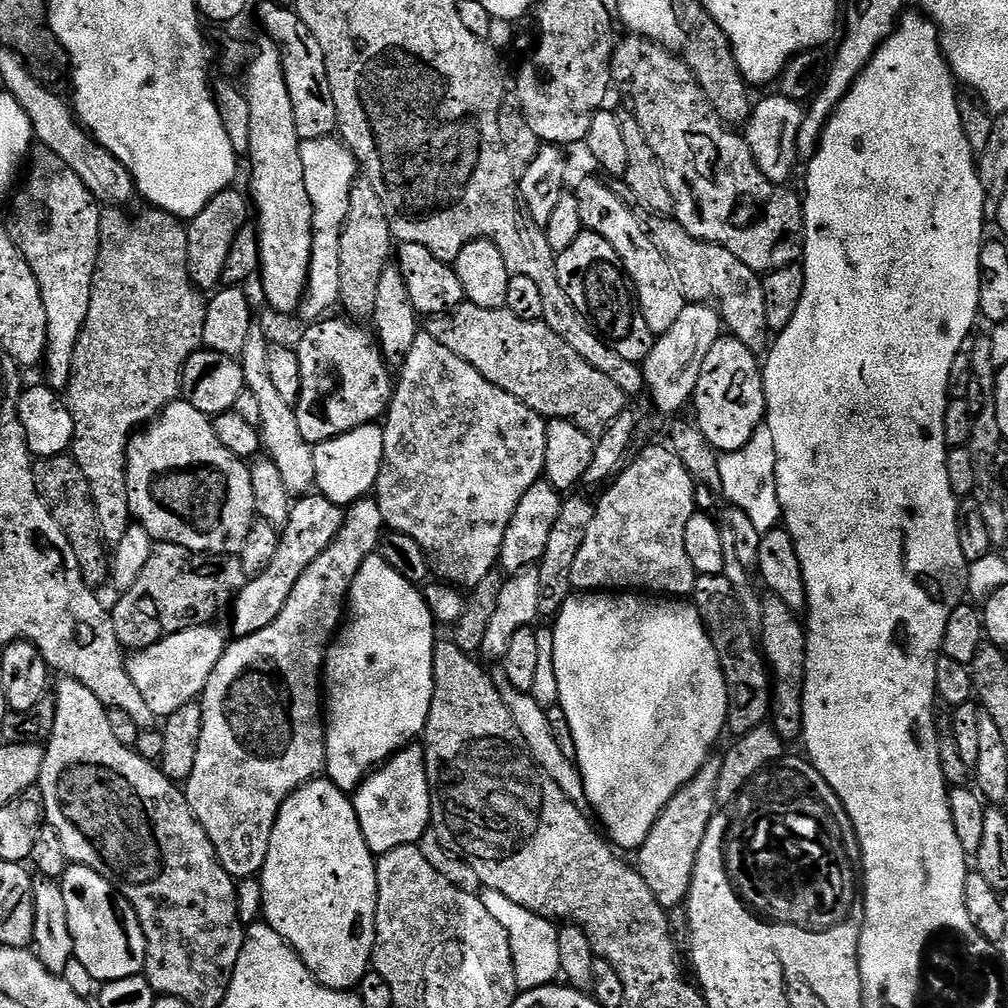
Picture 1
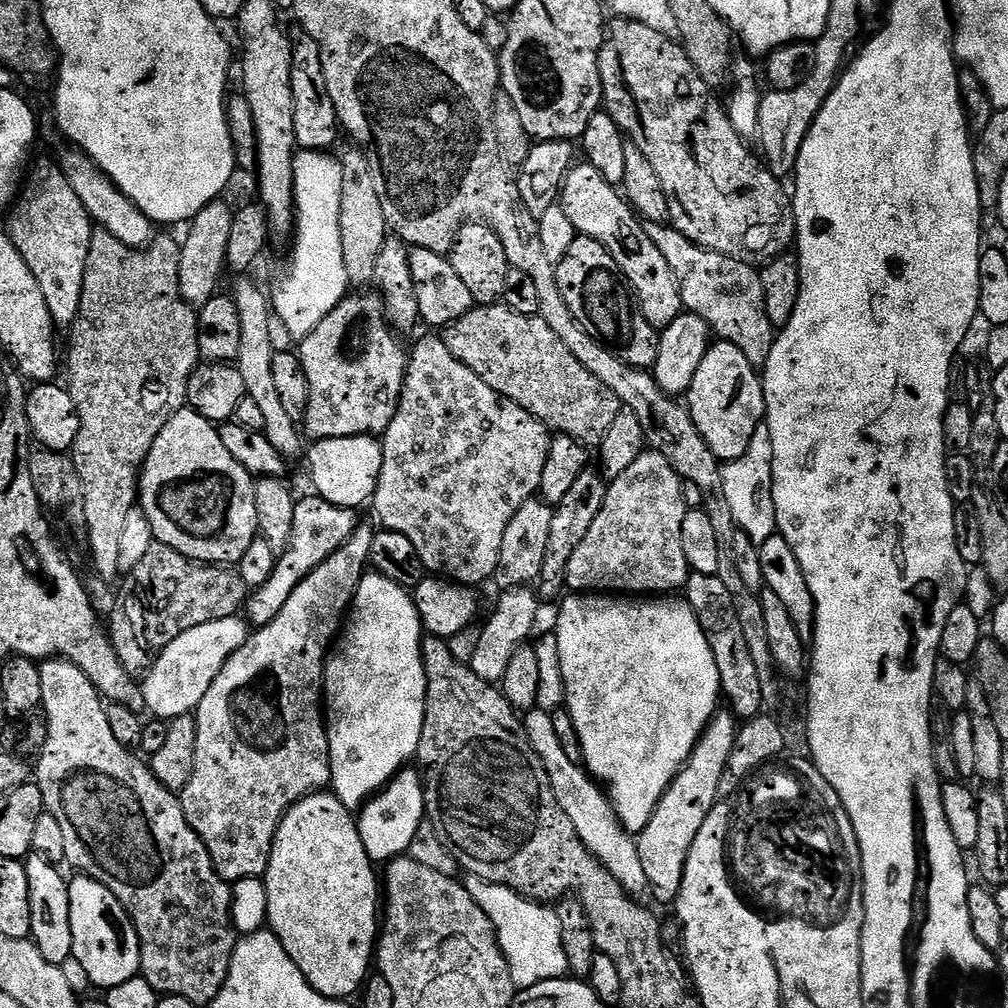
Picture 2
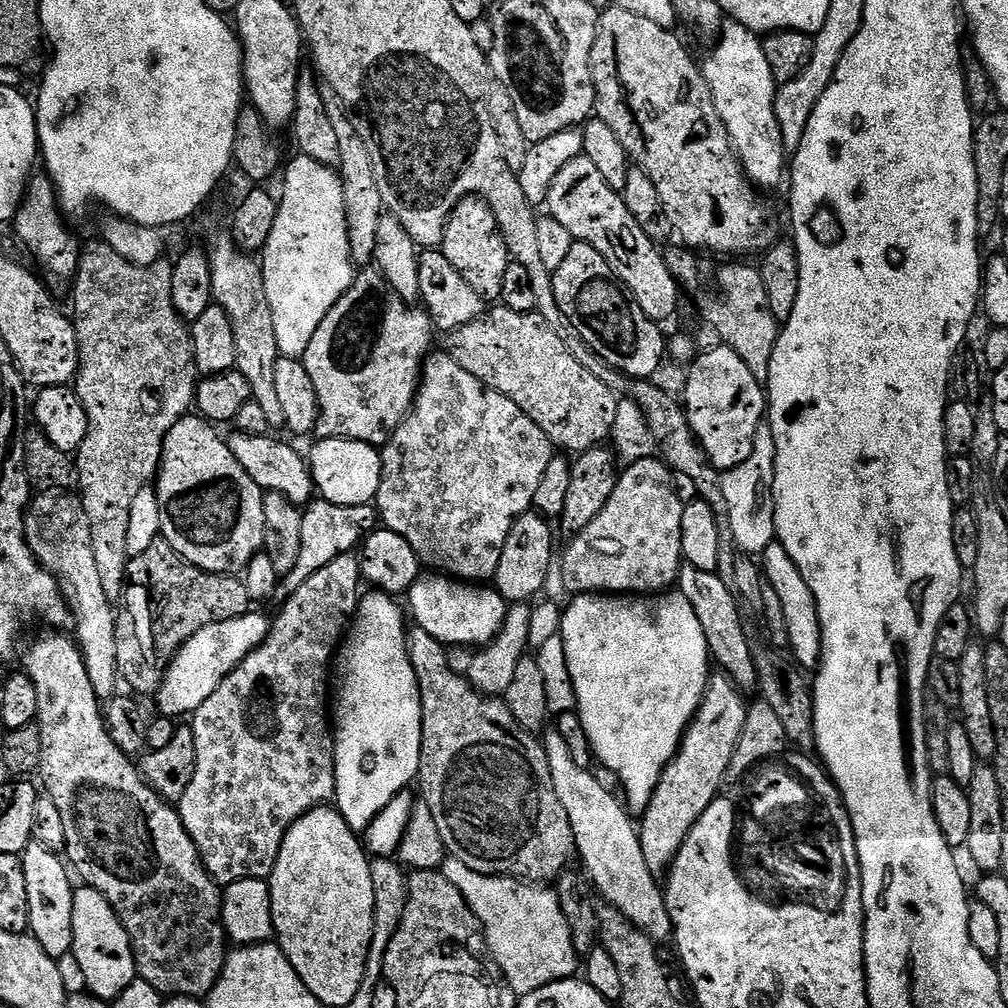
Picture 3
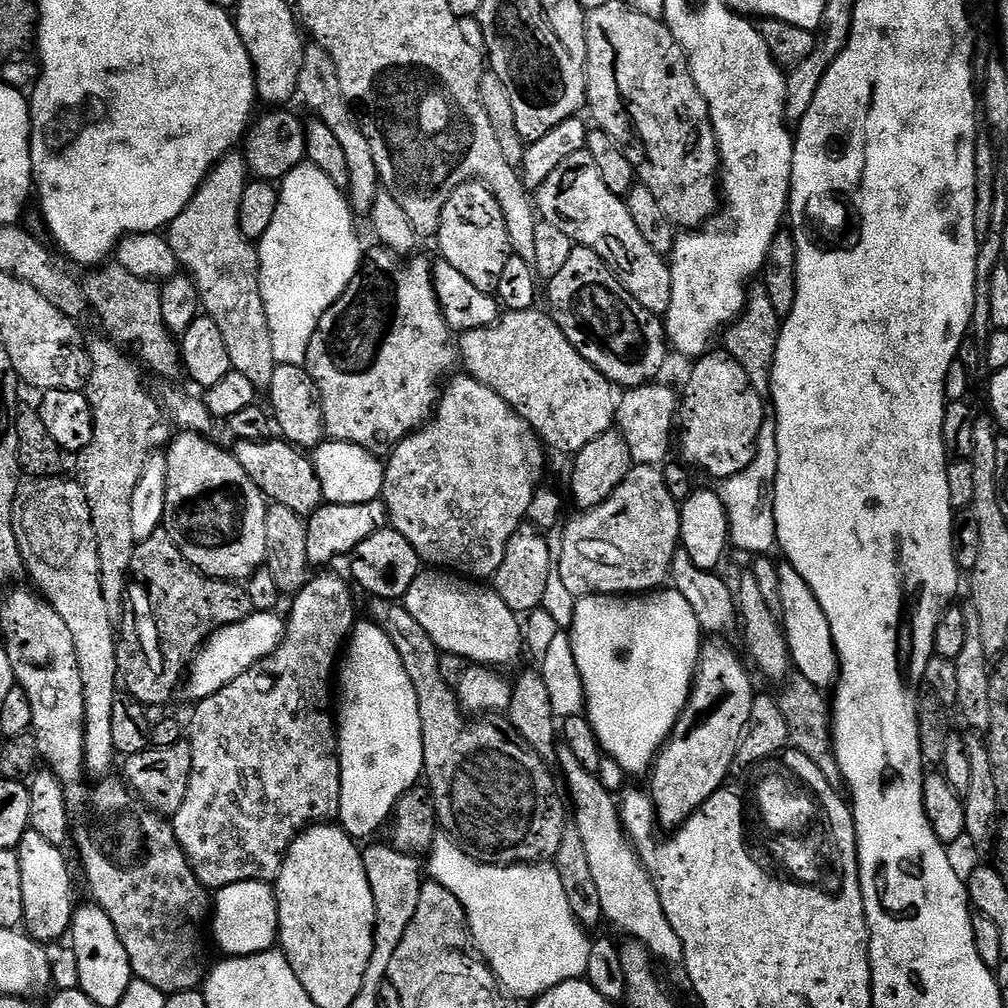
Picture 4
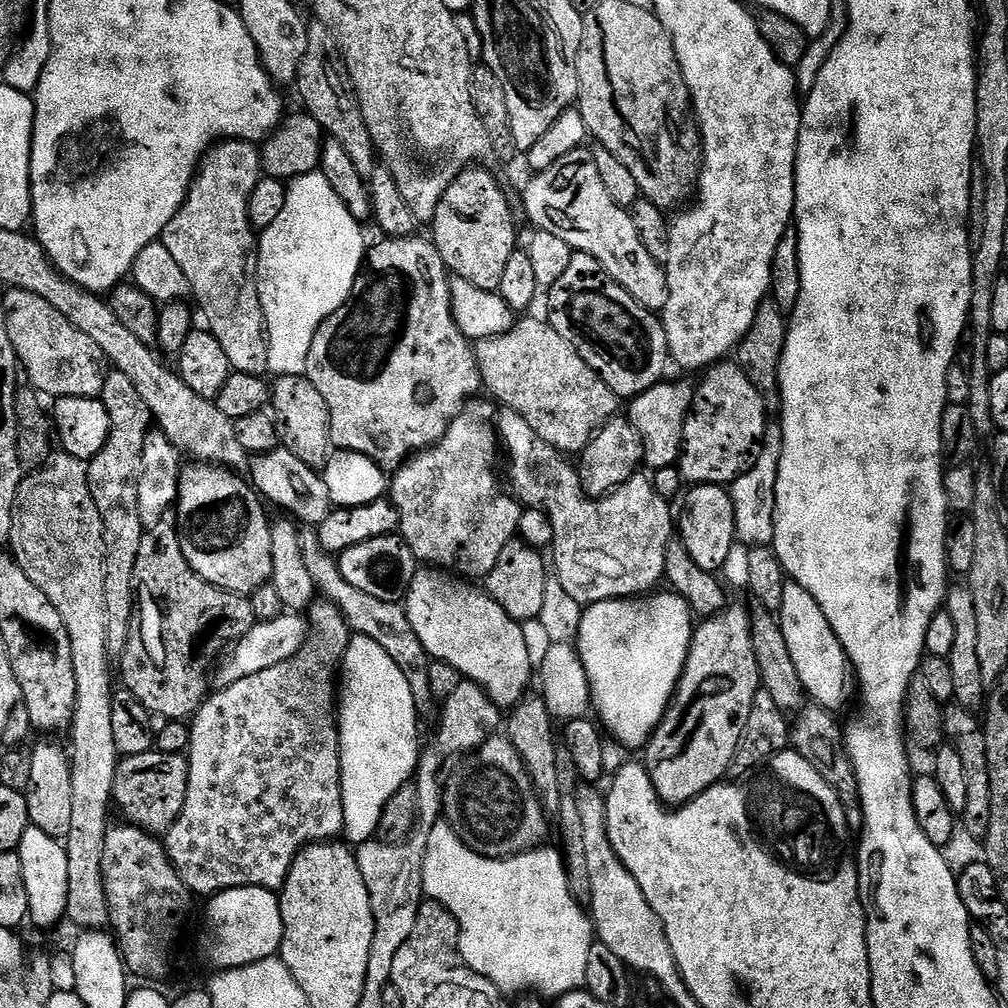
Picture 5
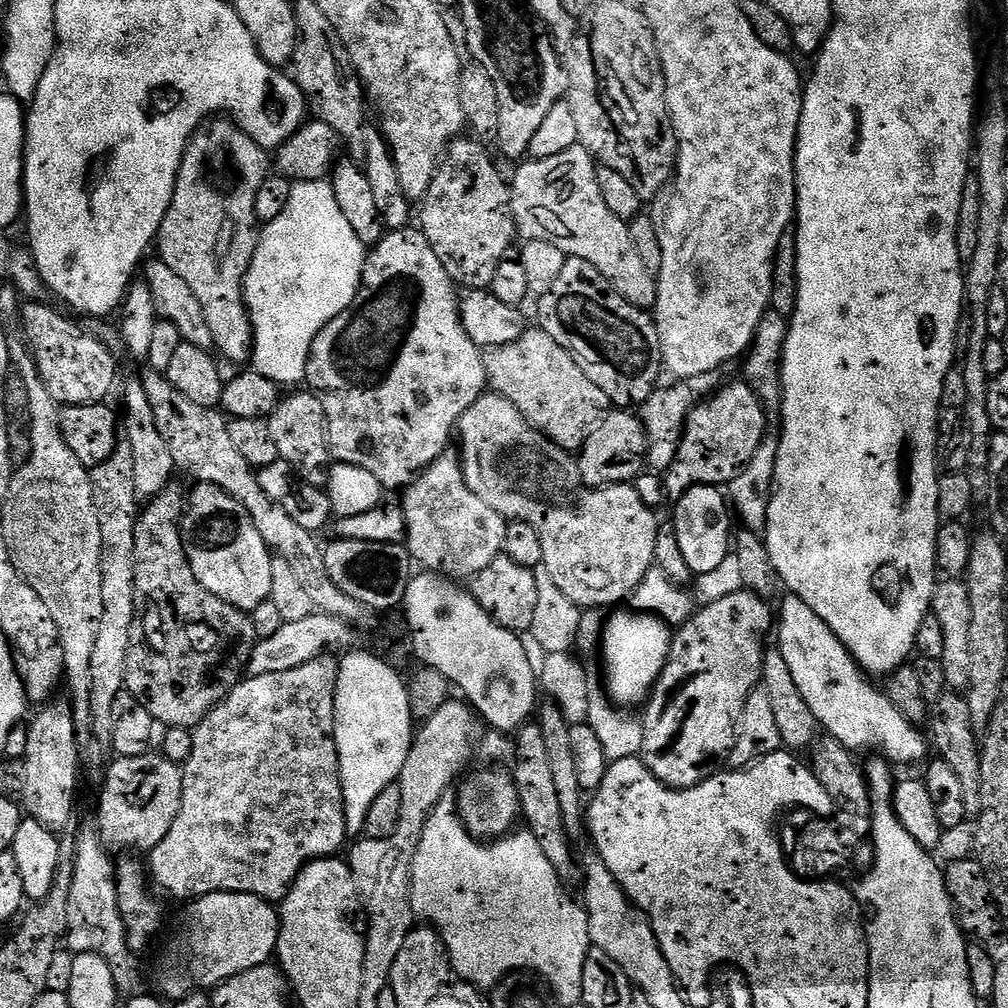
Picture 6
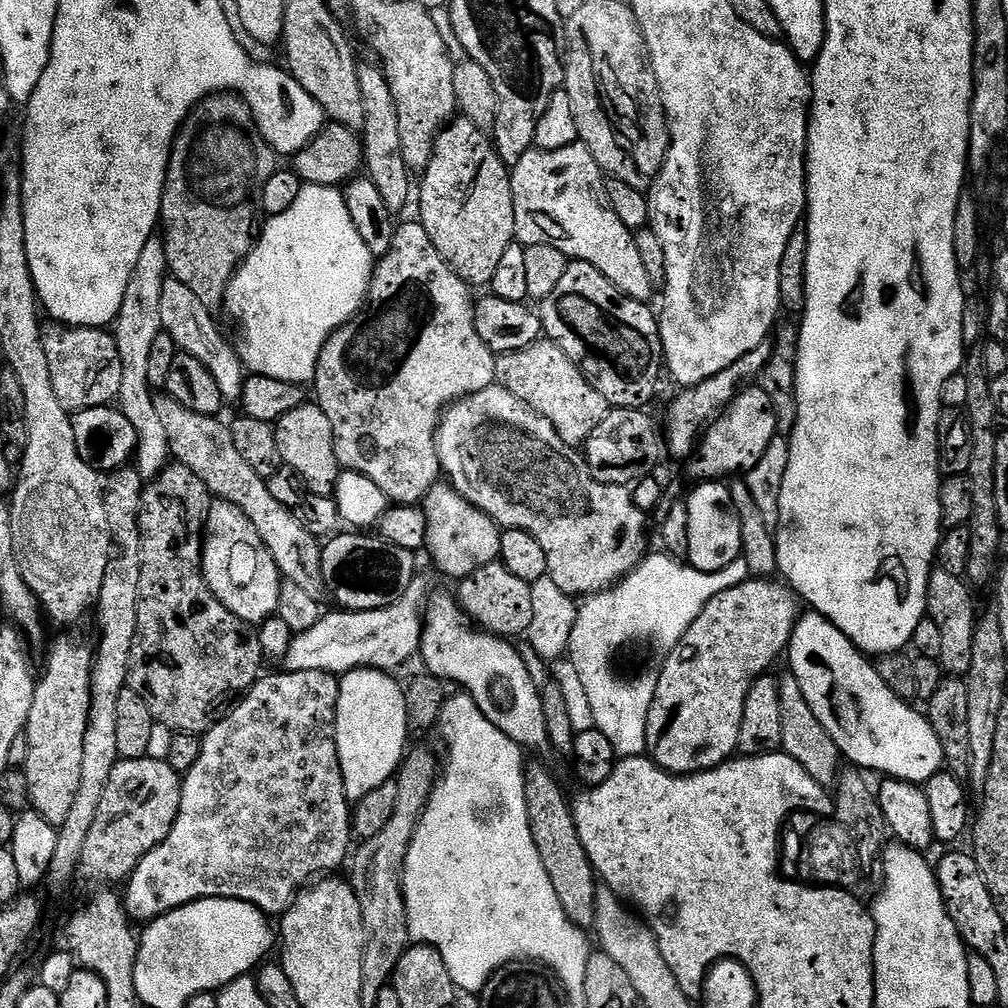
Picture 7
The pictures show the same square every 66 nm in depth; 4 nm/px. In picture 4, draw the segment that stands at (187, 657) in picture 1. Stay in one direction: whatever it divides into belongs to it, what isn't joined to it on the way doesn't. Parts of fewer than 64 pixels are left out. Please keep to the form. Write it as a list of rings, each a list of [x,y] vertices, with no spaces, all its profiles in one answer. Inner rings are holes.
[[[279,611],[253,612],[242,622],[220,628],[204,641],[203,648],[196,653],[186,680],[186,692],[199,702],[213,696],[218,690],[240,677],[250,666],[262,662],[284,641],[286,620]]]

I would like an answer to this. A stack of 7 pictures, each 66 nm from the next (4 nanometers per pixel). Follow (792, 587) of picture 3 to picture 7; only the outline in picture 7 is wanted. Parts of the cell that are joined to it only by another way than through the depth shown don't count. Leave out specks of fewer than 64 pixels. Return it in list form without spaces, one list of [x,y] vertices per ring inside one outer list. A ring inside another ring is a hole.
[[[815,610],[805,613],[805,616],[803,613],[796,621],[786,649],[786,660],[788,656],[788,664],[792,667],[789,668],[790,674],[798,678],[798,686],[802,686],[802,694],[806,694],[810,710],[814,710],[814,718],[818,718],[818,722],[826,726],[826,734],[834,738],[841,757],[849,765],[869,773],[881,772],[881,777],[905,780],[921,786],[931,776],[941,772],[945,767],[942,742],[938,742],[938,734],[934,734],[927,715],[923,711],[915,712],[909,701],[894,694],[894,690],[890,690],[890,686],[882,682],[875,663],[855,647],[851,638],[842,634],[838,626],[831,624]]]

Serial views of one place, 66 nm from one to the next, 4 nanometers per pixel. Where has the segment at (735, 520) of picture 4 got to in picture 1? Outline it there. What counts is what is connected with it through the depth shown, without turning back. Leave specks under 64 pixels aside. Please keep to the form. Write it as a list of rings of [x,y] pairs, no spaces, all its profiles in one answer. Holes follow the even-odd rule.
[[[767,423],[760,424],[758,430],[754,430],[750,442],[746,442],[742,450],[725,452],[720,456],[722,489],[728,492],[735,507],[745,511],[747,517],[757,522],[776,522],[781,519],[776,485],[777,462],[778,454],[774,454],[774,434],[770,434]]]

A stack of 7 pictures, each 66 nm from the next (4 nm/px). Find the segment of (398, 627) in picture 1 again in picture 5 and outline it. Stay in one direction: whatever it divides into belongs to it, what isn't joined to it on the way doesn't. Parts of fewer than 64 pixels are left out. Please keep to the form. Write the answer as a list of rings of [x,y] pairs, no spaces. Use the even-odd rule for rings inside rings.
[[[353,635],[346,646],[346,654],[344,655],[342,667],[338,673],[338,727],[340,730],[342,810],[344,811],[344,830],[342,836],[349,845],[359,846],[366,844],[375,837],[378,822],[382,820],[382,810],[386,806],[386,802],[390,802],[390,798],[394,798],[394,794],[398,794],[398,790],[406,787],[409,781],[415,777],[416,767],[420,765],[420,754],[422,751],[420,732],[416,729],[416,716],[418,717],[416,699],[414,698],[414,694],[410,694],[410,682],[406,682],[406,674],[402,674],[398,662],[394,662],[394,658],[390,658],[390,654],[386,654],[386,650],[382,650],[382,646],[378,646],[378,642],[374,638]]]

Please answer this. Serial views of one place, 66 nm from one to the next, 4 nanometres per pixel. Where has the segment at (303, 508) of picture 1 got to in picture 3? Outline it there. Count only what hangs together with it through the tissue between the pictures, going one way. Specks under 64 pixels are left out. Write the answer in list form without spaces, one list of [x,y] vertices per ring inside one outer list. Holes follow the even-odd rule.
[[[323,498],[313,499],[303,509],[301,549],[297,565],[286,576],[287,591],[291,593],[298,590],[298,586],[302,586],[306,578],[314,578],[314,574],[318,574],[322,566],[330,566],[334,558],[349,555],[363,541],[365,535],[377,527],[377,524],[378,513],[372,504],[338,506]]]

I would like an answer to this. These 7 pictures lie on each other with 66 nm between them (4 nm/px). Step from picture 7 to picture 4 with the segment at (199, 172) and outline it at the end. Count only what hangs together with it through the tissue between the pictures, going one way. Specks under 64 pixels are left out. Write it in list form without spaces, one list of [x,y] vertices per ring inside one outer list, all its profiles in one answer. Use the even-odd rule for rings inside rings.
[[[239,151],[229,152],[200,183],[200,188],[186,210],[182,210],[182,214],[178,214],[178,218],[174,218],[168,225],[166,239],[170,250],[174,250],[177,265],[186,270],[196,284],[203,311],[214,322],[218,322],[218,330],[222,330],[226,350],[230,354],[233,372],[243,374],[249,382],[254,382],[257,390],[267,390],[270,378],[274,378],[277,362],[274,358],[274,342],[270,338],[270,322],[266,318],[266,306],[262,302],[260,253],[257,245],[244,237],[240,225],[242,194],[249,183],[250,173],[246,158]]]

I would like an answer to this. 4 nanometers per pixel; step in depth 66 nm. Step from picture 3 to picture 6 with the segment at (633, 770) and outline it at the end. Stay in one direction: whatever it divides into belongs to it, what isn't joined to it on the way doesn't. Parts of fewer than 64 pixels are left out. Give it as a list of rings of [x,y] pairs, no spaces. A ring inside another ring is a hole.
[[[639,610],[616,612],[607,617],[602,628],[602,652],[604,648],[604,672],[606,691],[620,706],[643,705],[656,686],[656,679],[672,650],[673,629],[659,616]]]

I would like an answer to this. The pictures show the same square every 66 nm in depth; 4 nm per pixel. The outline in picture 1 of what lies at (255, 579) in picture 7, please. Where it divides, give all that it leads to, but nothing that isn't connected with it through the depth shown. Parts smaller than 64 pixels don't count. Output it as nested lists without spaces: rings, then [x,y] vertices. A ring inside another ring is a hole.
[[[183,402],[167,404],[155,420],[143,425],[142,430],[137,431],[132,439],[128,441],[127,453],[128,465],[124,473],[126,474],[126,486],[128,487],[128,509],[133,521],[139,527],[147,530],[152,535],[153,541],[186,546],[186,550],[206,552],[209,556],[239,557],[242,545],[246,543],[246,537],[252,529],[252,524],[258,519],[255,508],[254,489],[251,485],[251,474],[249,472],[249,465],[245,461],[238,460],[234,454],[230,454],[230,450],[226,450],[226,446],[222,446],[222,442],[218,442],[218,438],[214,434],[212,420],[209,417],[203,416],[198,410],[194,410],[194,406]]]

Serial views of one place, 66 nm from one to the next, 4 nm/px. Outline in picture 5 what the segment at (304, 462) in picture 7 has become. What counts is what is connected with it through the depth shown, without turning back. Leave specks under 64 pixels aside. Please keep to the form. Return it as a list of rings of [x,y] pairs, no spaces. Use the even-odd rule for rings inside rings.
[[[307,375],[275,377],[270,388],[270,412],[275,419],[278,438],[283,448],[290,450],[294,458],[306,462],[306,466],[323,469],[328,463],[333,446],[330,438],[330,410],[318,386],[314,386],[314,382],[310,382]]]

